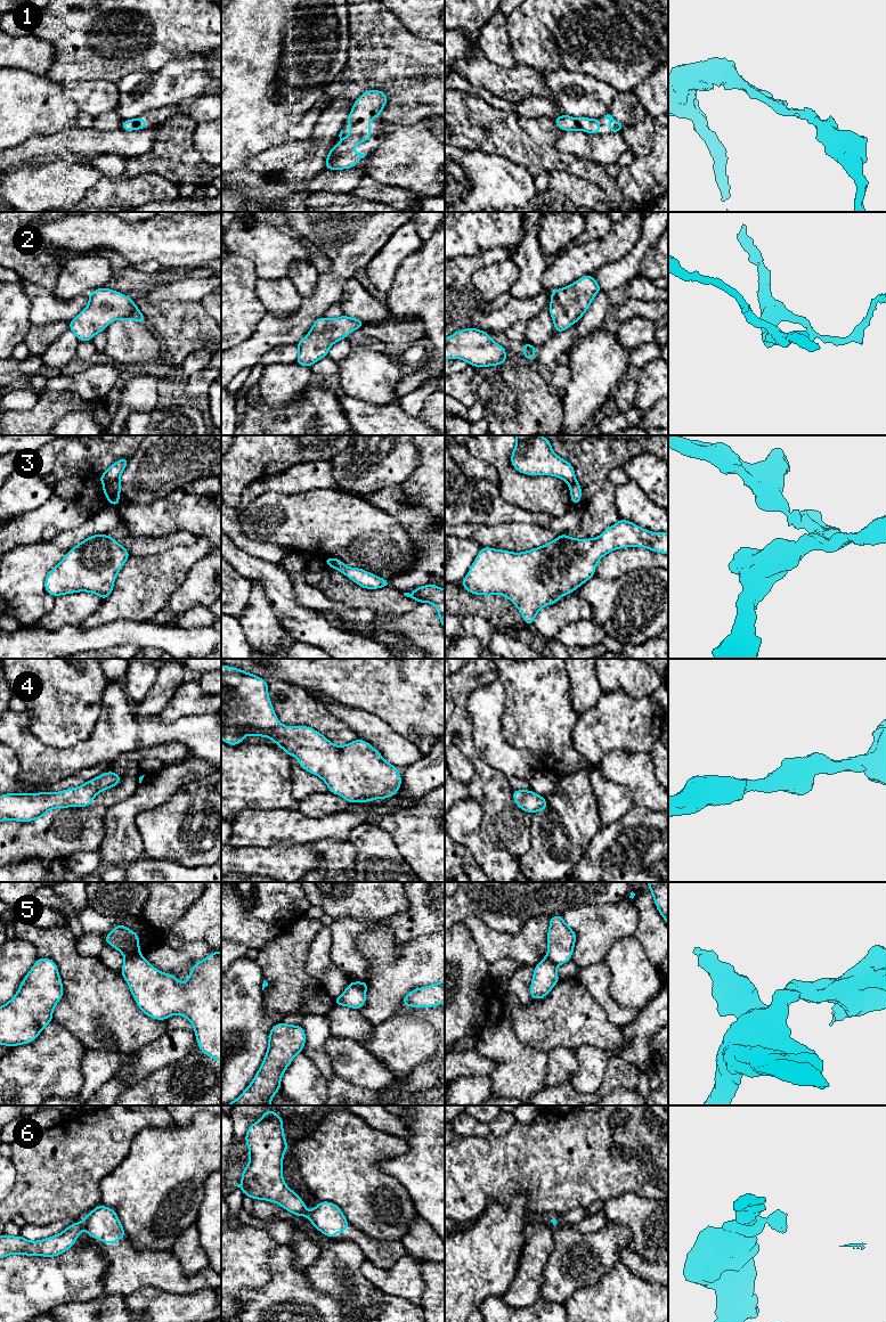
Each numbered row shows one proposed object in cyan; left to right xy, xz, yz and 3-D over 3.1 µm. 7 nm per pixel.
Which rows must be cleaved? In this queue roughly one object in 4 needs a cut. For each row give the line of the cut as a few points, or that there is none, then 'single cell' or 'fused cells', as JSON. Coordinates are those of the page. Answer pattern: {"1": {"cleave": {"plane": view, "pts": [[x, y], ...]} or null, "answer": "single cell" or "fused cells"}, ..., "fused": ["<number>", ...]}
{"1": {"cleave": null, "answer": "single cell"}, "2": {"cleave": null, "answer": "single cell"}, "3": {"cleave": {"plane": "xy", "pts": [[118, 479], [104, 484]]}, "answer": "fused cells"}, "4": {"cleave": null, "answer": "single cell"}, "5": {"cleave": {"plane": "xz", "pts": [[350, 984], [365, 990]]}, "answer": "fused cells"}, "6": {"cleave": {"plane": "xy", "pts": [[82, 1222], [83, 1225]]}, "answer": "fused cells"}, "fused": ["3", "5", "6"]}

